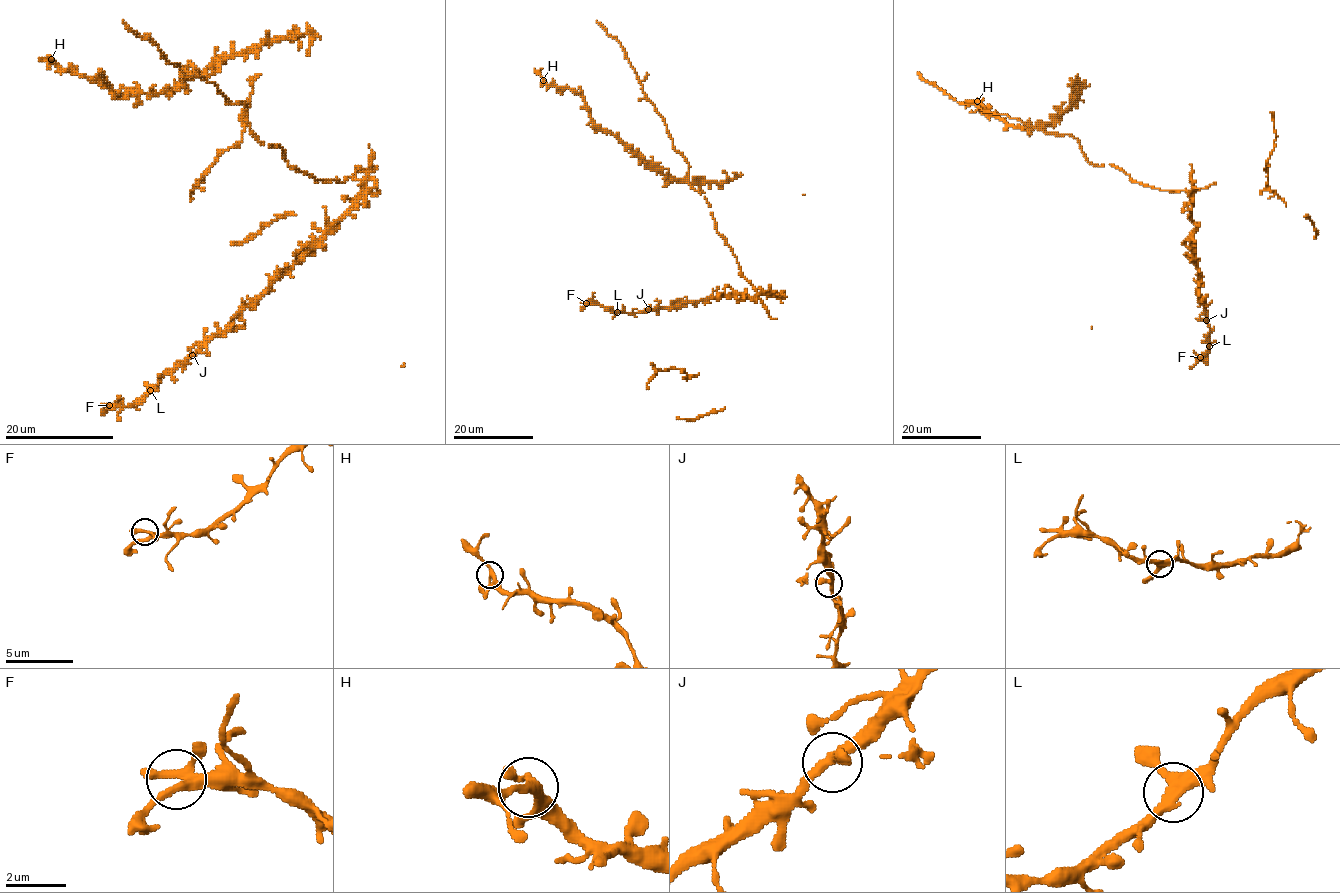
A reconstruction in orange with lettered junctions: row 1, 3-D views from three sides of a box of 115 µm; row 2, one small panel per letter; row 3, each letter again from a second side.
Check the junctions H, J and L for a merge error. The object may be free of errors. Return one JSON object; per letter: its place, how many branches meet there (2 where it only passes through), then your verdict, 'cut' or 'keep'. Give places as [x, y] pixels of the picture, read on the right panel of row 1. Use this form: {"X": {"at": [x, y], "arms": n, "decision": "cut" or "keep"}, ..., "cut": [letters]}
{"H": {"at": [977, 101], "arms": 3, "decision": "keep"}, "J": {"at": [1206, 320], "arms": 3, "decision": "keep"}, "L": {"at": [1209, 346], "arms": 3, "decision": "keep"}, "cut": []}

